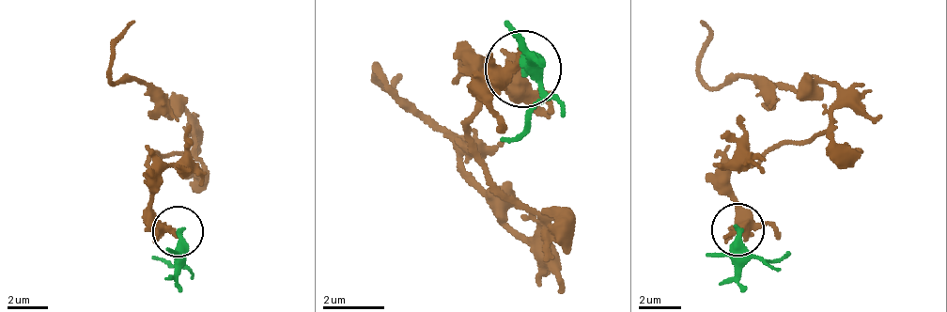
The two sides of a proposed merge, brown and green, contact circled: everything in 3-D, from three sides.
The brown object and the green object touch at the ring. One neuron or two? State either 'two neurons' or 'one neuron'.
two neurons

